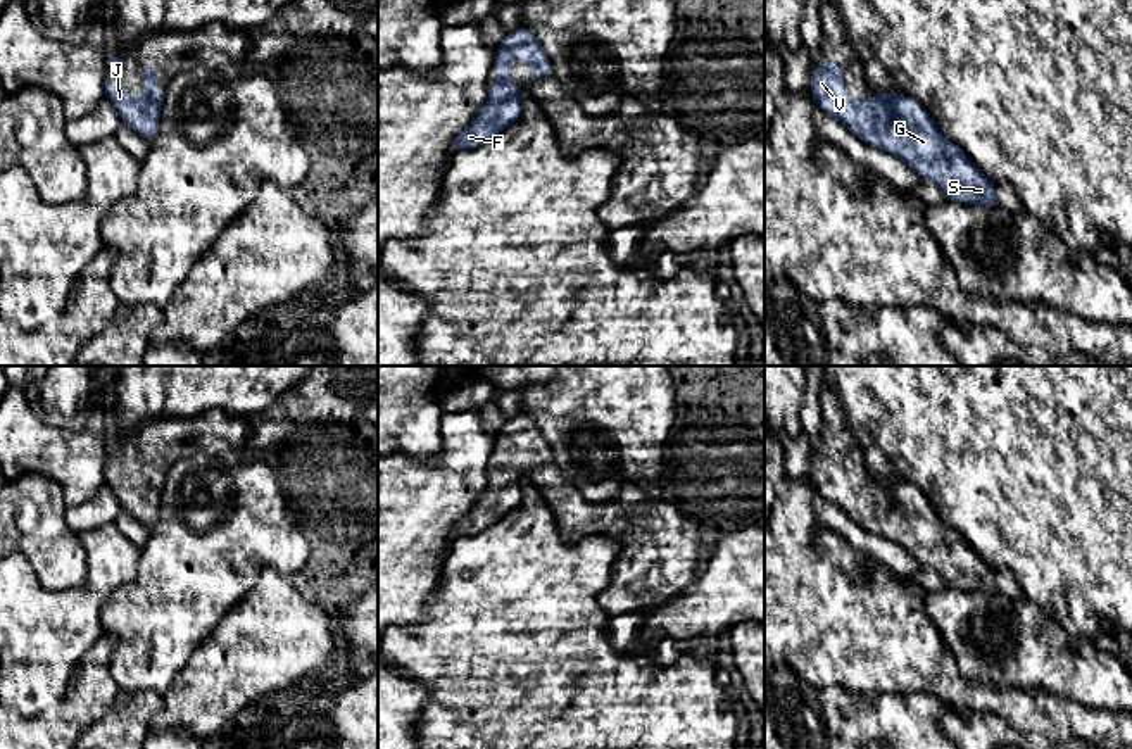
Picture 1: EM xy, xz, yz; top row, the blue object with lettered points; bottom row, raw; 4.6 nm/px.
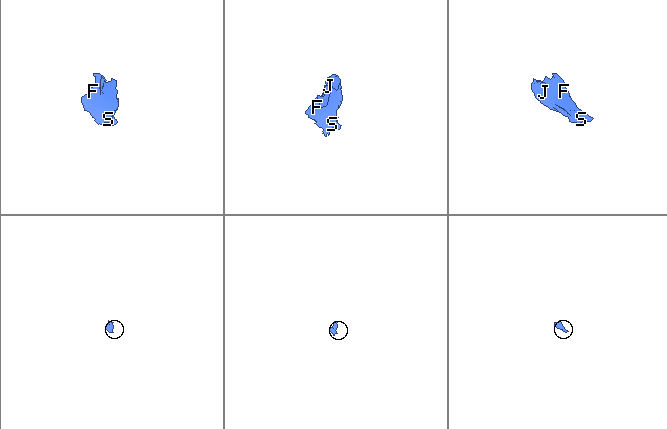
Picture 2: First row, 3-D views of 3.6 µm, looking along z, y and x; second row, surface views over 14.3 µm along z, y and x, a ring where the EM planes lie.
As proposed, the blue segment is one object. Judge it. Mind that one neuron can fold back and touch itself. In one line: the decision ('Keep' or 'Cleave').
Keep

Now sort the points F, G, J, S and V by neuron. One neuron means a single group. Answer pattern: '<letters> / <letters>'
F G J S V

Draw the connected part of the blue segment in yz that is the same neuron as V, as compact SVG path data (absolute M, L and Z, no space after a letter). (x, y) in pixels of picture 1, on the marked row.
M827 60L811 69L811 95L820 109L839 119L861 142L899 157L906 166L916 171L923 179L937 183L951 202L966 200L972 205L996 207L996 183L989 179L963 150L947 142L939 131L937 123L913 98L892 93L885 95L873 90L866 104L856 95L844 104L844 64Z

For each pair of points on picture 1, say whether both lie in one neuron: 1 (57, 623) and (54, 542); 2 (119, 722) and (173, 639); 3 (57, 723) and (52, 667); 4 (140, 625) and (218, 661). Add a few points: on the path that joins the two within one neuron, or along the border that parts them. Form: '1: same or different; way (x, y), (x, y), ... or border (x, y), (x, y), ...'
1: different; border (28, 561), (47, 589), (68, 591), (80, 585)
2: different; border (121, 691), (154, 691), (161, 696)
3: different; border (75, 670), (57, 706), (35, 715), (18, 711)
4: different; border (221, 618), (173, 684)

